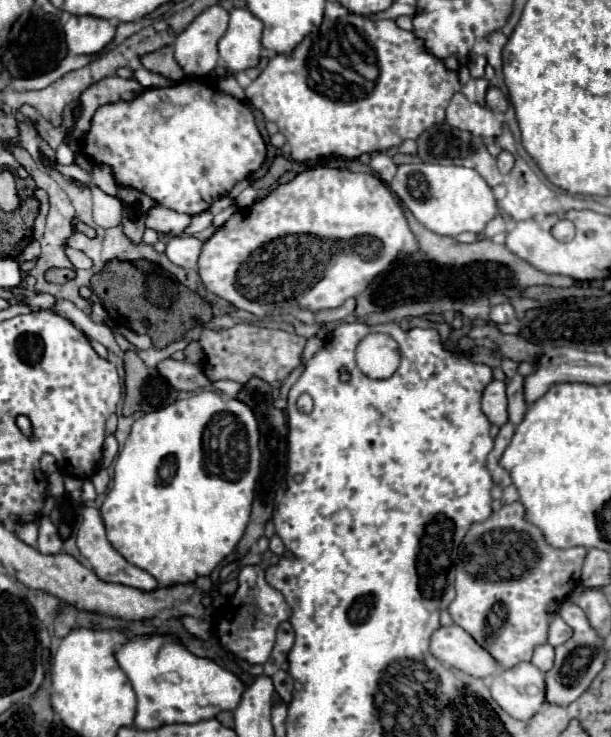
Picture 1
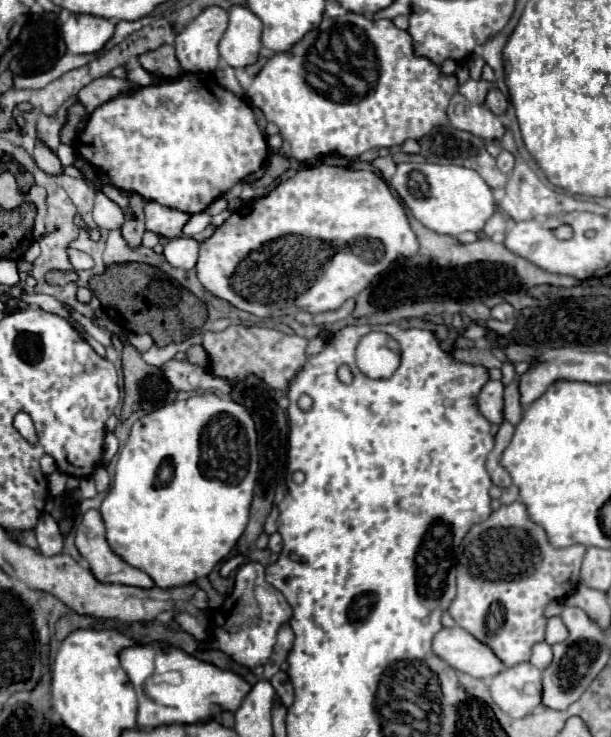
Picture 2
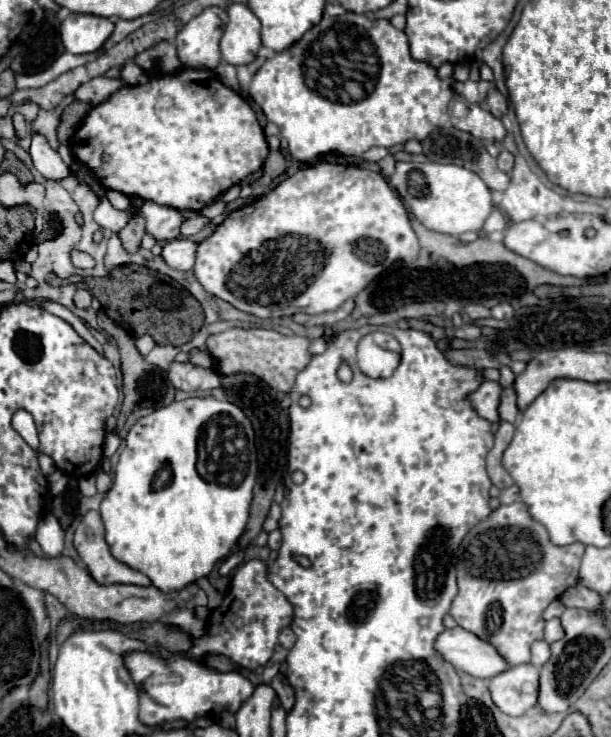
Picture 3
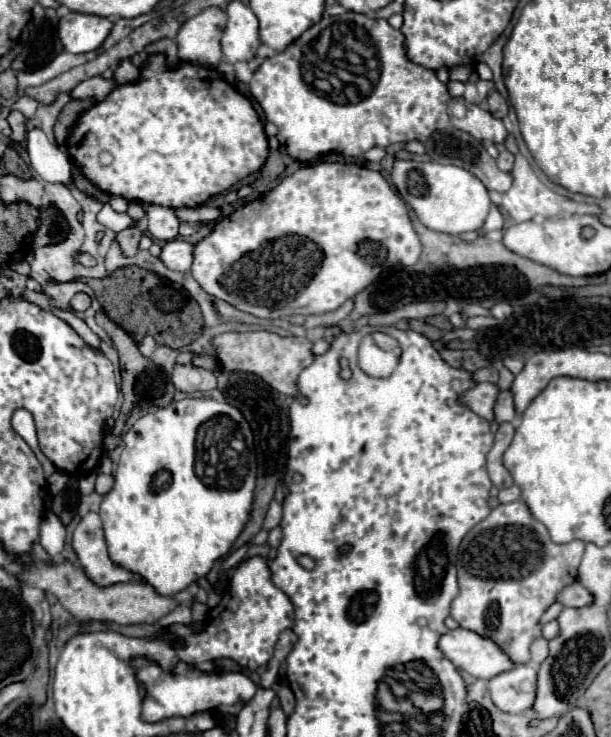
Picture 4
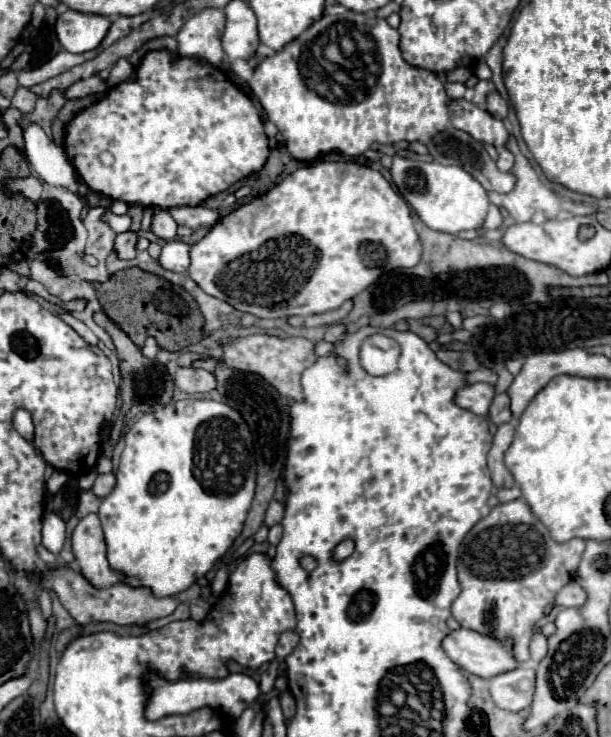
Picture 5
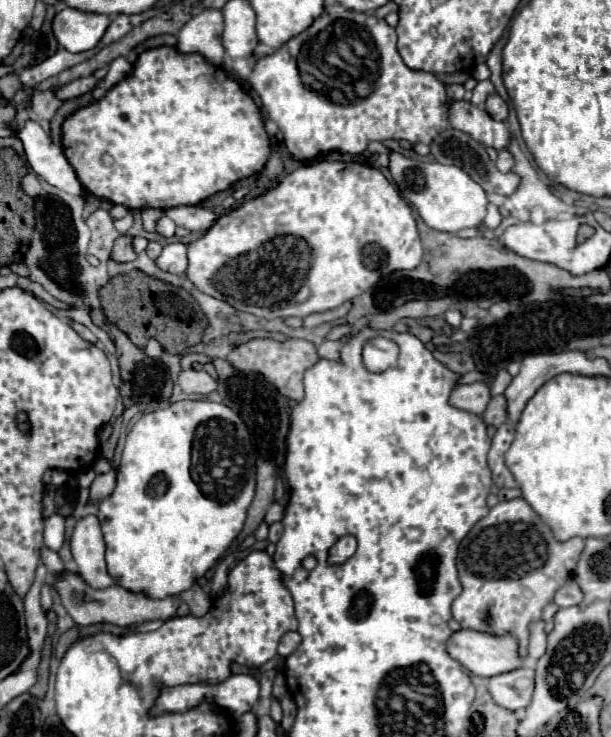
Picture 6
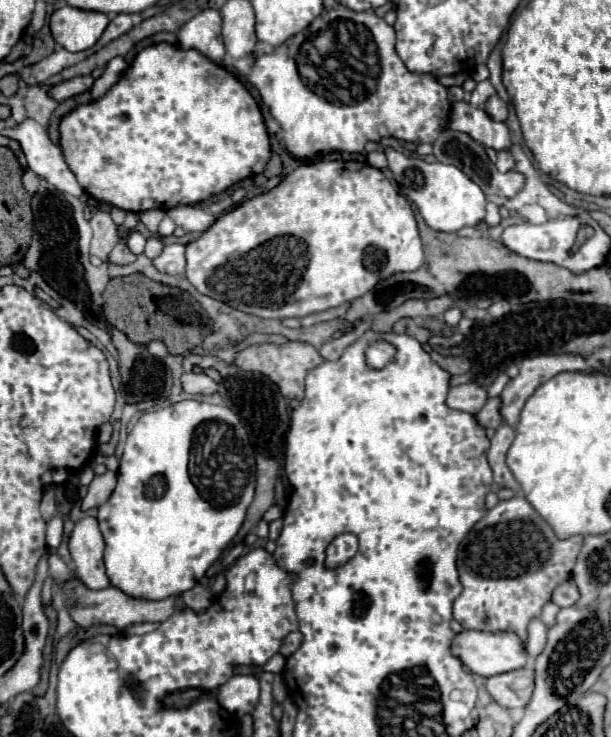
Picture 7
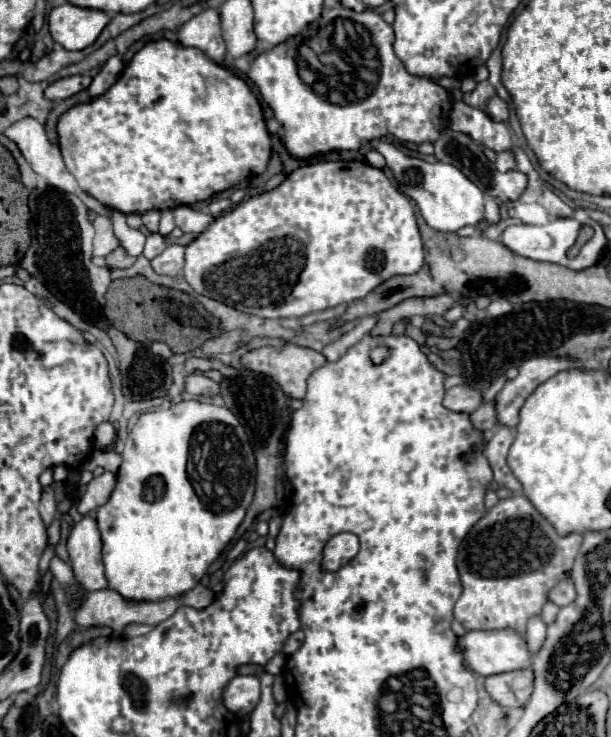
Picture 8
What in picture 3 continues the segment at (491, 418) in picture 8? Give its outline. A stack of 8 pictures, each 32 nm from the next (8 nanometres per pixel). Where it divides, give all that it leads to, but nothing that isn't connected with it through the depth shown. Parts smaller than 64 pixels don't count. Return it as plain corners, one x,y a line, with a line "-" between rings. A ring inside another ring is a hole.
514,386
504,388
498,412
500,412
500,420
508,420
508,422
516,422
518,420
520,410
518,410
518,404
516,404
516,390
514,390

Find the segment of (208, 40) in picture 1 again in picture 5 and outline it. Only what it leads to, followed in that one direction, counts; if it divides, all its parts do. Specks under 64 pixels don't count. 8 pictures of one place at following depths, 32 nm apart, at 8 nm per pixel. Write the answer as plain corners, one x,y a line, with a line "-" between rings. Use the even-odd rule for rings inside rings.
206,8
192,16
178,32
178,56
196,58
210,66
220,66
224,52
220,36
224,32
226,16
218,8

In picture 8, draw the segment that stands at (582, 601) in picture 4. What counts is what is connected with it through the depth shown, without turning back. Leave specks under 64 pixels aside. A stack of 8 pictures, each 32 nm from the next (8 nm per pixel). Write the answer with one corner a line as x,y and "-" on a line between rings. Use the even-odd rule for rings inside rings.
570,578
562,580
552,592
550,592
550,600
556,604
556,606
568,606
576,600
576,588
572,584

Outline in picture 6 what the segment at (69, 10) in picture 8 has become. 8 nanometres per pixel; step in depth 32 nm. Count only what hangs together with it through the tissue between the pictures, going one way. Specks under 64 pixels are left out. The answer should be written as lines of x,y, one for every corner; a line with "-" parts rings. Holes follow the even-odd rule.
66,8
60,14
56,14
52,24
58,44
64,46
68,52
92,50
100,42
108,26
108,16
80,12
74,8

